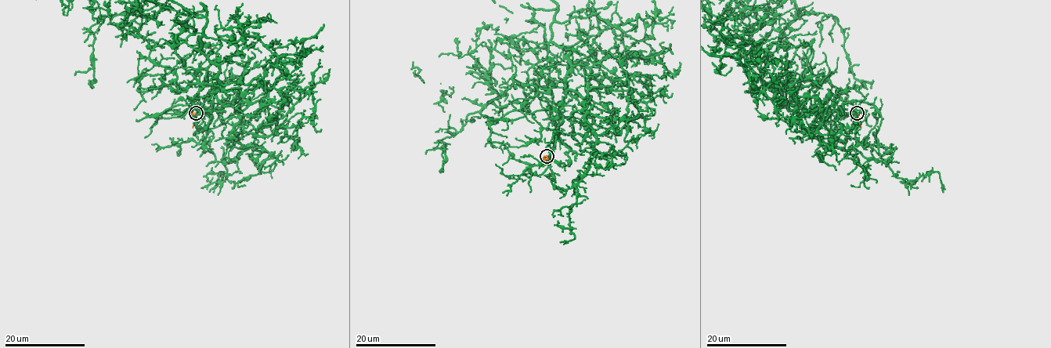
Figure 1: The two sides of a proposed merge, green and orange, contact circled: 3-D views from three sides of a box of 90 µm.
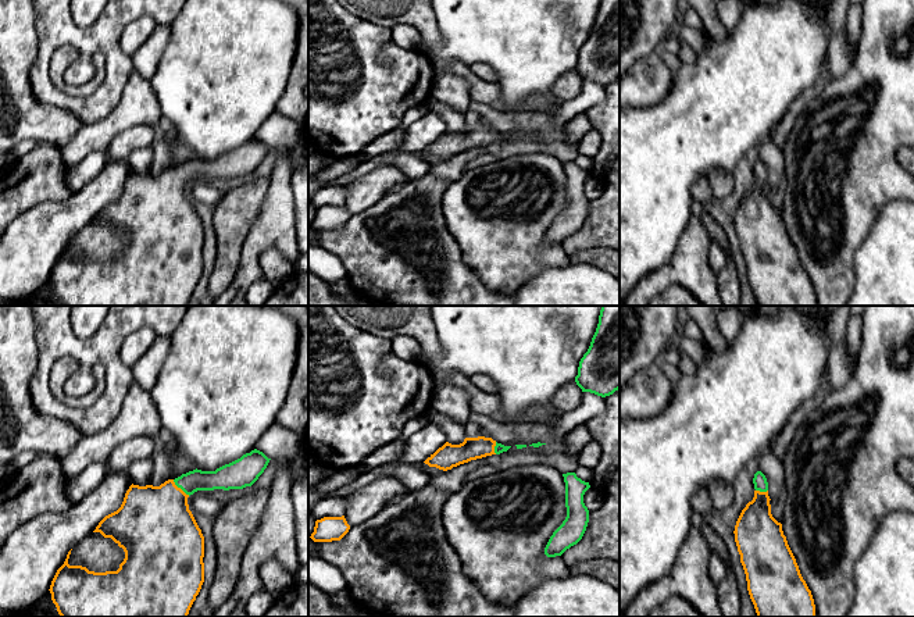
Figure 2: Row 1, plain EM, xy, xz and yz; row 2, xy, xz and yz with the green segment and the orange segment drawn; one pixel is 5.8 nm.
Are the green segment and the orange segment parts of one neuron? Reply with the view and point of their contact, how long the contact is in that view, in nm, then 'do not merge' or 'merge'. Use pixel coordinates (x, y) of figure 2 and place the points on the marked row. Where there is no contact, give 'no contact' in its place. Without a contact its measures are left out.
xy (181, 488) | 140 nm | merge

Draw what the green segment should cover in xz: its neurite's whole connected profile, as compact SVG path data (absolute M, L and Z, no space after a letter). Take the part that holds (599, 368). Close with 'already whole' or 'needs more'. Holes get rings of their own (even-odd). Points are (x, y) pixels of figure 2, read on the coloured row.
M601 306L588 352L579 361L576 385L606 397L620 389L620 306Z; already whole

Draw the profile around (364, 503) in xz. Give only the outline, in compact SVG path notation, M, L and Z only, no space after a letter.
M379 478L344 497L344 518L350 527L360 525L381 511L396 495L407 492L406 484L400 479Z

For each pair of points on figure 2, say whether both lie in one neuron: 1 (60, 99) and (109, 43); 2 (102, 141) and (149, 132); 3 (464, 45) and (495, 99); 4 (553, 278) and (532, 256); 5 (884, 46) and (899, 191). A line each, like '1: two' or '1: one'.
1: one
2: two
3: two
4: two
5: one

